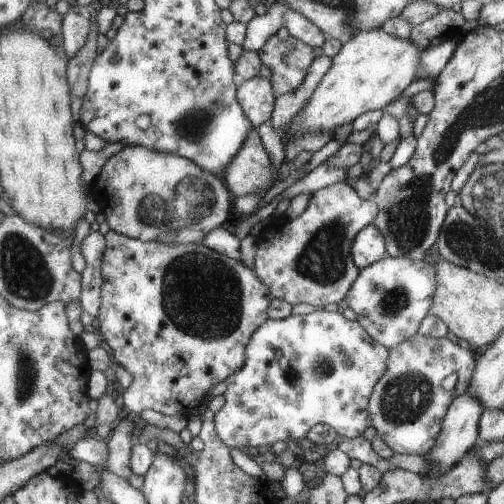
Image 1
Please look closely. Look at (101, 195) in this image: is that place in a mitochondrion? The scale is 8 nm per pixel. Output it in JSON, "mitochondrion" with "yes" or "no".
{"mitochondrion":"no"}

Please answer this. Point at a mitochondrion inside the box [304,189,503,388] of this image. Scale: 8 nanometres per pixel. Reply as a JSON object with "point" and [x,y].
{"point":[394,302]}

